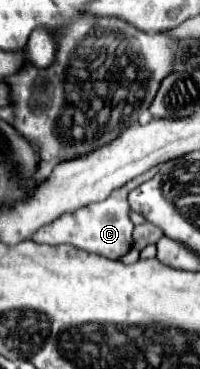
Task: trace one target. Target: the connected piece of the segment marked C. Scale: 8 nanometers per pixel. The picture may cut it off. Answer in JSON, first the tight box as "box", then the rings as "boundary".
{"box":[33,170,155,260],"boundary":[[[149,170],[145,172],[141,178],[135,178],[131,180],[129,184],[125,184],[123,188],[115,190],[107,200],[99,202],[99,204],[91,204],[91,206],[85,206],[85,208],[79,208],[77,212],[73,214],[65,214],[61,216],[59,220],[55,220],[53,224],[49,226],[43,226],[39,228],[35,234],[33,234],[33,240],[39,242],[39,244],[47,244],[47,246],[57,246],[57,244],[71,244],[71,246],[77,246],[85,252],[91,252],[91,254],[99,254],[99,256],[105,256],[109,260],[119,260],[133,244],[133,222],[129,218],[129,202],[127,202],[127,194],[137,188],[141,182],[153,178],[155,172]]]}

